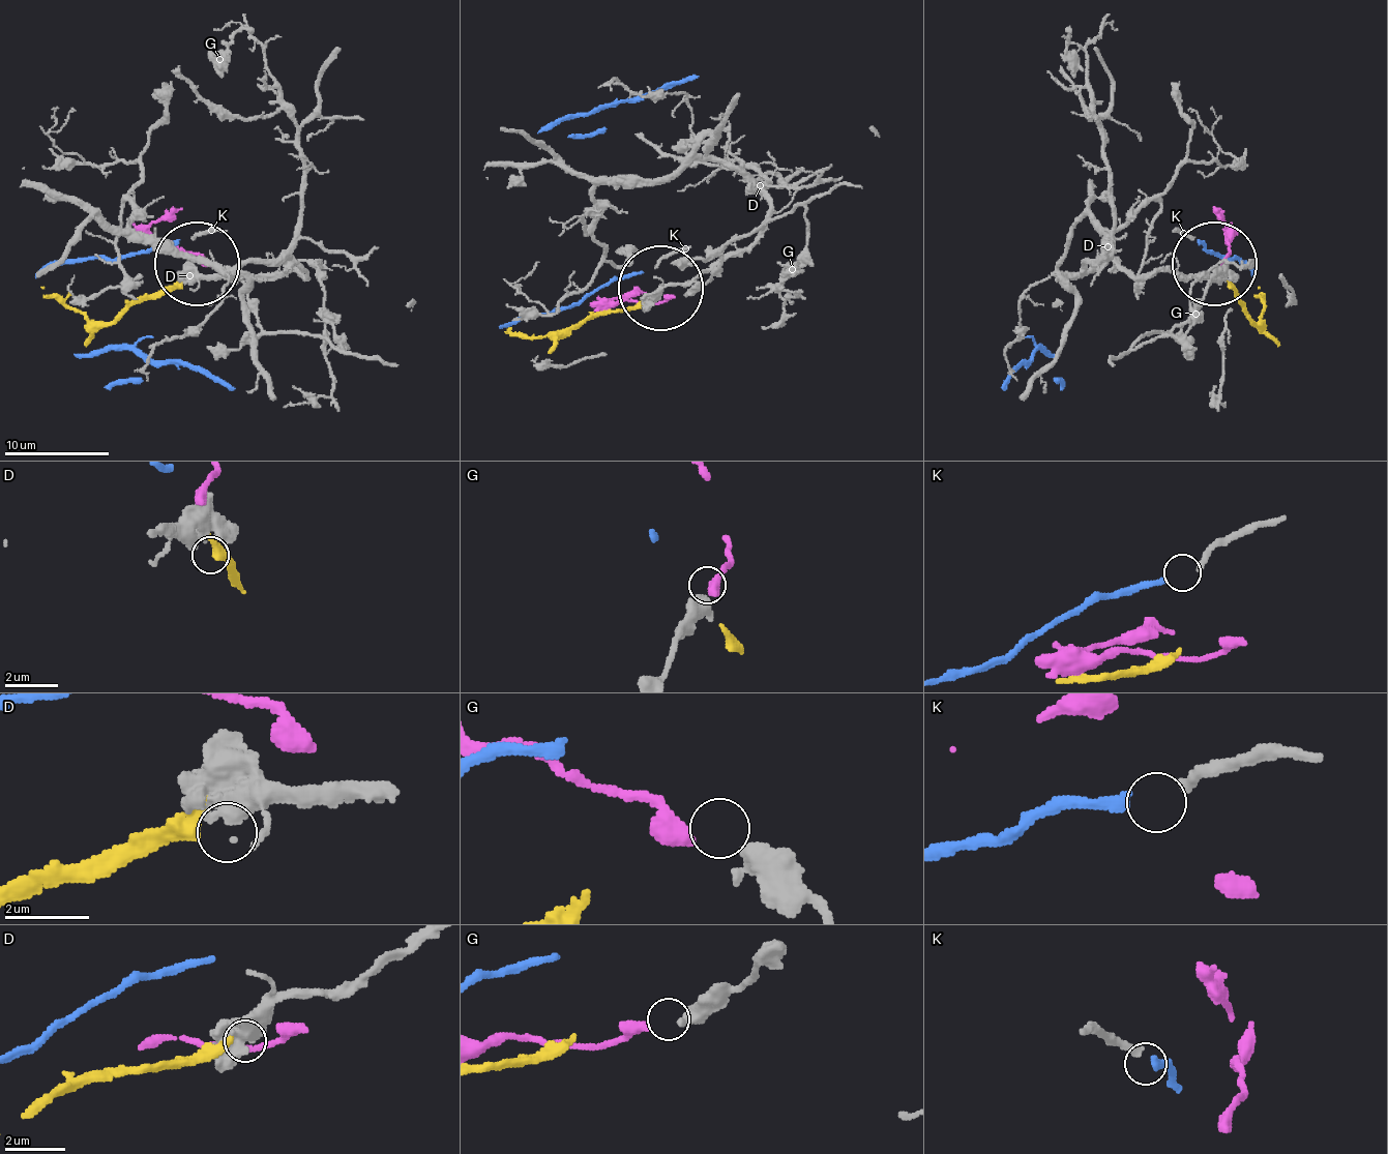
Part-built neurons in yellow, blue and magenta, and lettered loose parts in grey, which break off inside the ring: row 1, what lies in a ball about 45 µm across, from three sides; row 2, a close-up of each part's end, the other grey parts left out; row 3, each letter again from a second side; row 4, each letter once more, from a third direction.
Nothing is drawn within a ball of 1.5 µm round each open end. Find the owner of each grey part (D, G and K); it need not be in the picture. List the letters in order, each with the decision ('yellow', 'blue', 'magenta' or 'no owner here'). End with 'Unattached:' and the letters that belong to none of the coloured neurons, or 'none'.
D: yellow
G: magenta
K: blue
Unattached: none

